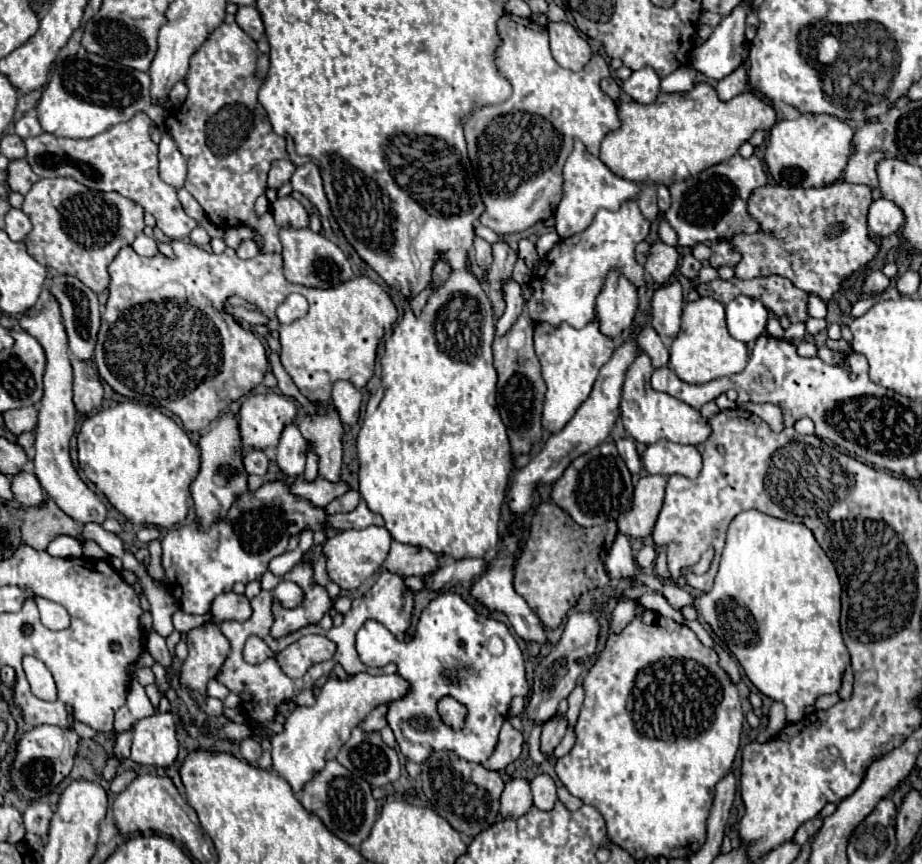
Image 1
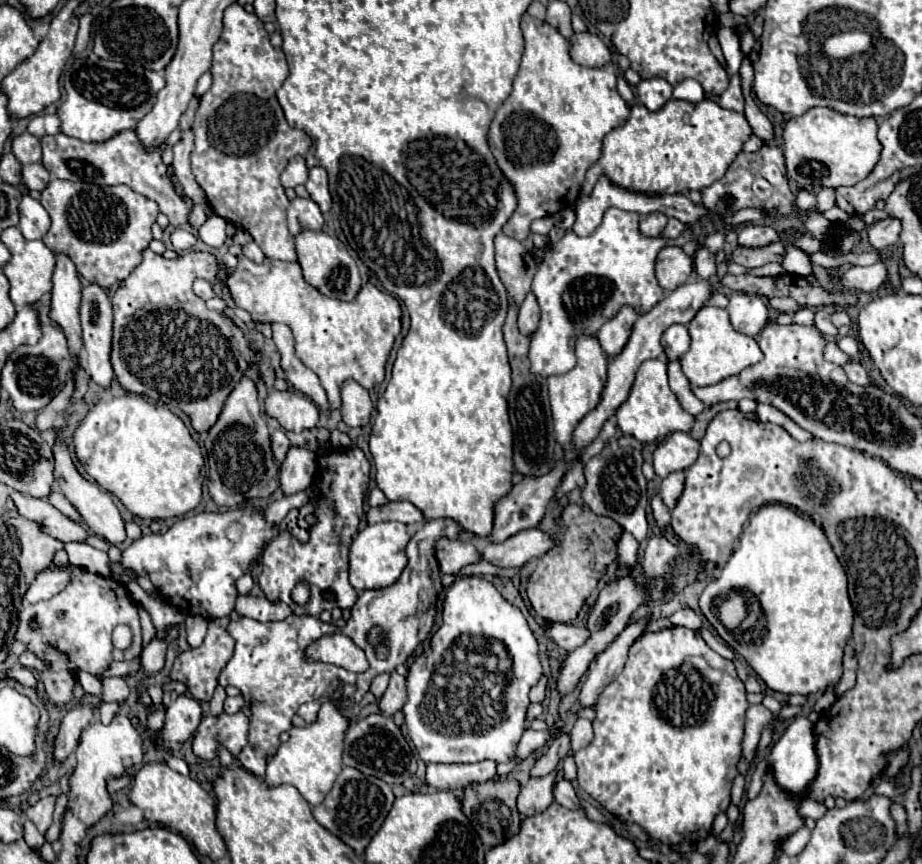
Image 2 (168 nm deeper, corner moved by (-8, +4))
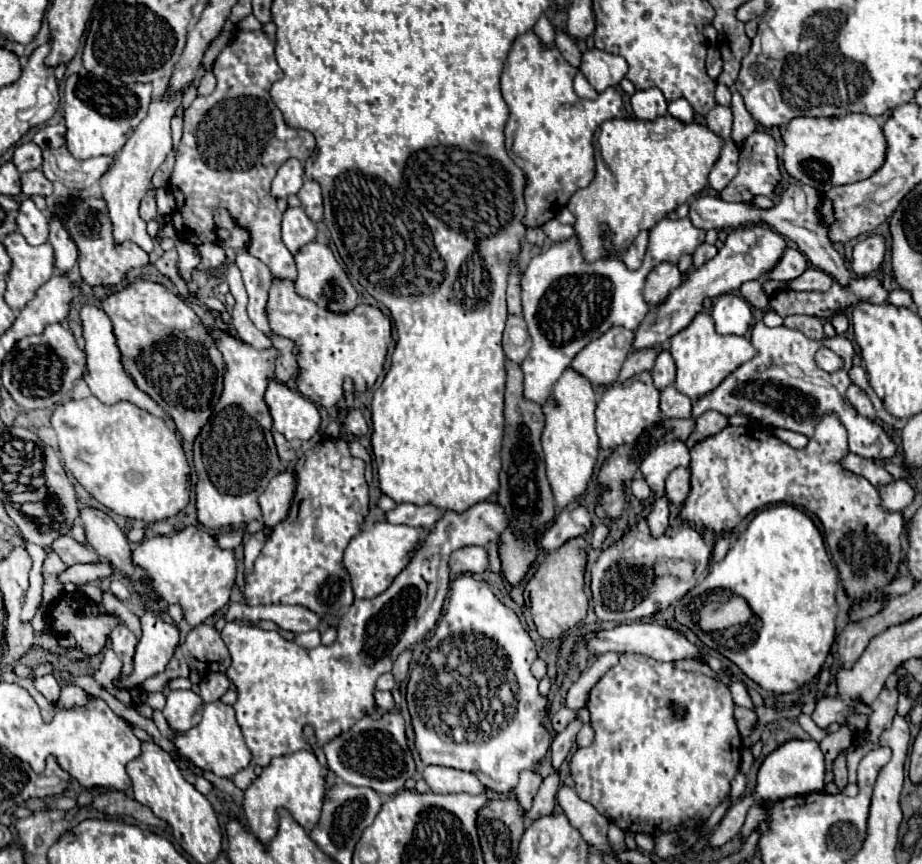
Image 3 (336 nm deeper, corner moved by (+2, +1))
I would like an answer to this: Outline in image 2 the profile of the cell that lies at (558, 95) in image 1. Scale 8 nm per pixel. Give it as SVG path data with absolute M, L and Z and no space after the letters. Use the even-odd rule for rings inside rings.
M522 14L520 28L524 34L524 56L514 80L514 90L510 92L508 100L496 110L488 128L488 146L496 158L498 168L508 178L518 198L518 206L504 224L502 232L518 242L528 236L530 224L534 220L550 216L578 198L586 170L602 156L604 136L622 126L630 116L630 108L616 90L618 70L612 62L602 68L584 68L574 64L568 54L568 40L558 34L554 26L544 20L532 18L530 14Z

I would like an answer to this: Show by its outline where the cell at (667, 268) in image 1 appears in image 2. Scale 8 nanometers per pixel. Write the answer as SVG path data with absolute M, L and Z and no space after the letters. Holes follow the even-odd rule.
M666 246L656 258L656 278L664 292L682 286L692 272L692 258L680 246Z

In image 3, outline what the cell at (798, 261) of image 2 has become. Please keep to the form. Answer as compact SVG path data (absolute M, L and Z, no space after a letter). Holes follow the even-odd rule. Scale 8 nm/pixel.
M810 267L800 277L788 281L786 287L790 291L824 291L824 289L830 289L832 283L834 283L834 279L828 273Z

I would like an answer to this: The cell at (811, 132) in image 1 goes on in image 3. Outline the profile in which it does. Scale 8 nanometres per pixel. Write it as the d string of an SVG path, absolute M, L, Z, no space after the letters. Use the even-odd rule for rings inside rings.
M870 115L844 117L796 117L782 129L784 167L800 183L820 193L836 185L868 179L886 159L886 139L880 121Z

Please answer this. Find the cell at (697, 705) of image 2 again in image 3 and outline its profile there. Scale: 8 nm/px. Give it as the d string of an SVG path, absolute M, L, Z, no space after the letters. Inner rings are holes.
M622 653L618 665L590 691L588 711L596 737L590 747L572 755L574 791L620 829L658 837L668 829L676 829L684 817L708 819L714 807L728 795L730 781L740 765L742 735L734 721L730 689L718 683L712 669L696 667L696 661L660 663L636 653Z

